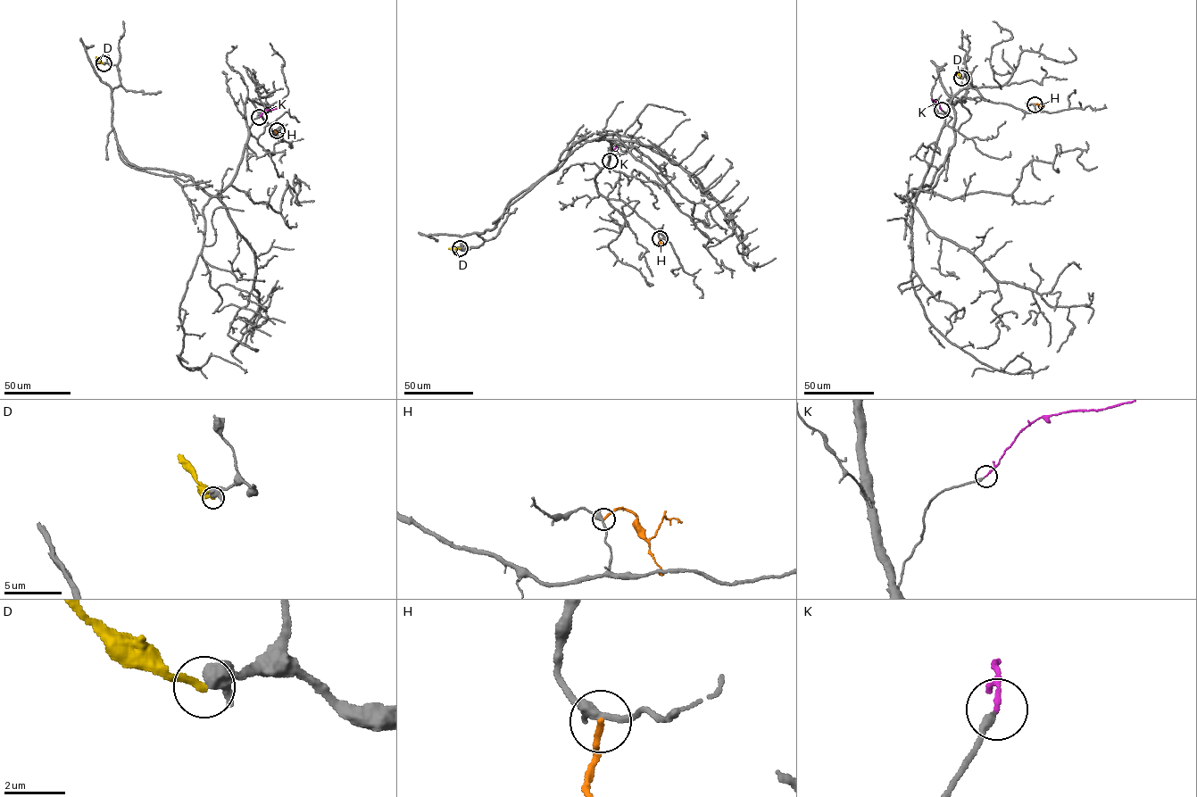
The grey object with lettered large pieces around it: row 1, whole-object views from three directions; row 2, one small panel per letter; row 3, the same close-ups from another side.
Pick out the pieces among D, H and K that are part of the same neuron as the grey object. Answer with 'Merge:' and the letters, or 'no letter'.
Merge: K

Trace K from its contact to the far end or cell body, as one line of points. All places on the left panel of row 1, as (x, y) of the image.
K: (259, 117), (265, 111), (277, 108)

